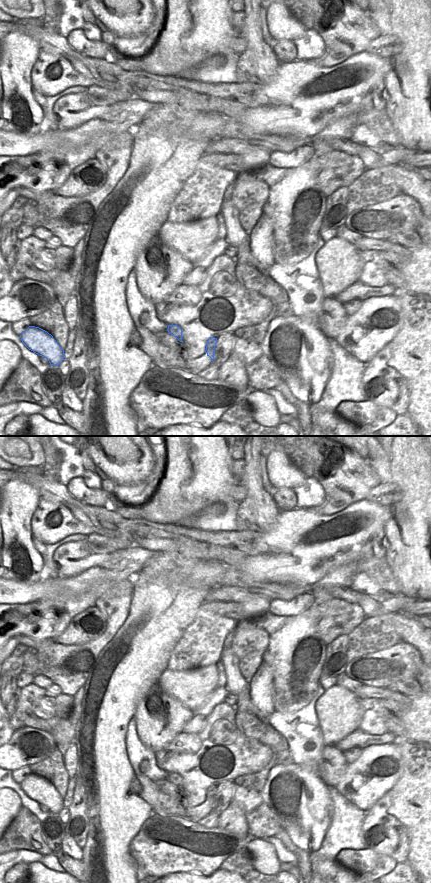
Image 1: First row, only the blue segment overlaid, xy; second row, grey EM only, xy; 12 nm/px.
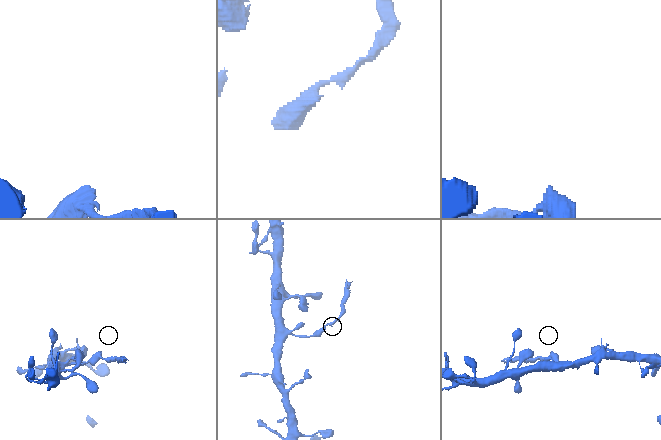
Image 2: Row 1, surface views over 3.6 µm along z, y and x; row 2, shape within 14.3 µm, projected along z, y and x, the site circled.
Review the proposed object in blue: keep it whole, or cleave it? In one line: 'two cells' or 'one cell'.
two cells

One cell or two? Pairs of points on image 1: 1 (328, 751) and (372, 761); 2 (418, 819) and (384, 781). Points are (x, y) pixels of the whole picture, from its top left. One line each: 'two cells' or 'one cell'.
1: two cells
2: two cells

